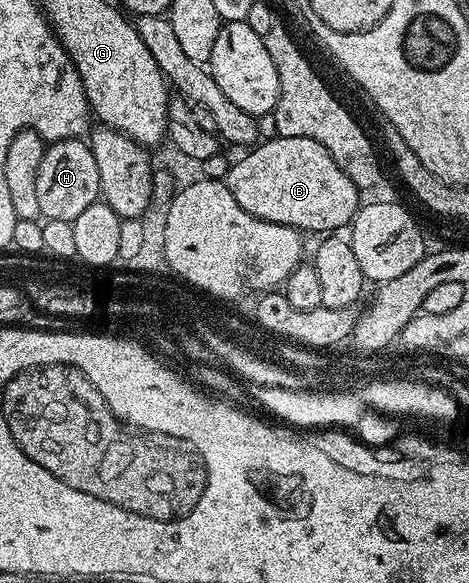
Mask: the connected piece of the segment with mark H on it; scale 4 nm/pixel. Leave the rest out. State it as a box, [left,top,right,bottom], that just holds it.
[37,138,101,222]

